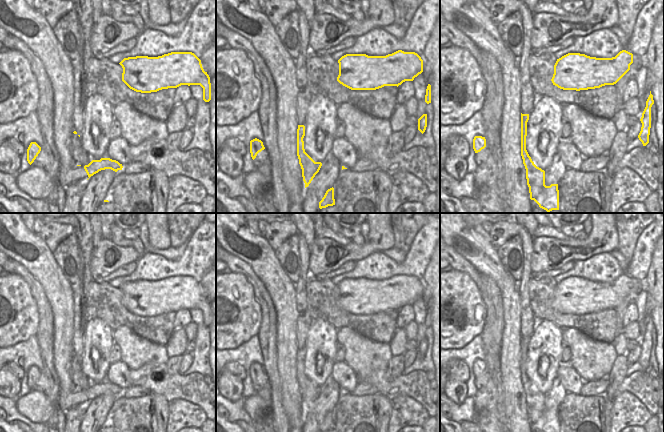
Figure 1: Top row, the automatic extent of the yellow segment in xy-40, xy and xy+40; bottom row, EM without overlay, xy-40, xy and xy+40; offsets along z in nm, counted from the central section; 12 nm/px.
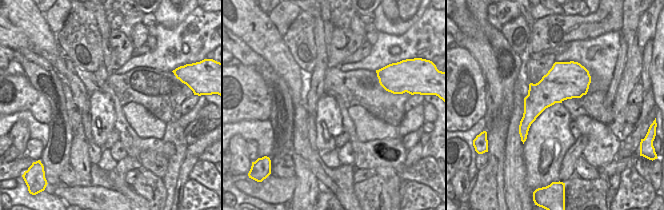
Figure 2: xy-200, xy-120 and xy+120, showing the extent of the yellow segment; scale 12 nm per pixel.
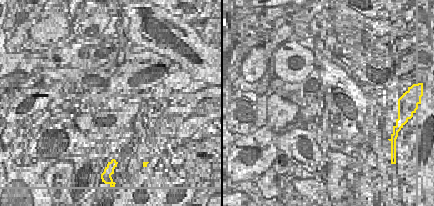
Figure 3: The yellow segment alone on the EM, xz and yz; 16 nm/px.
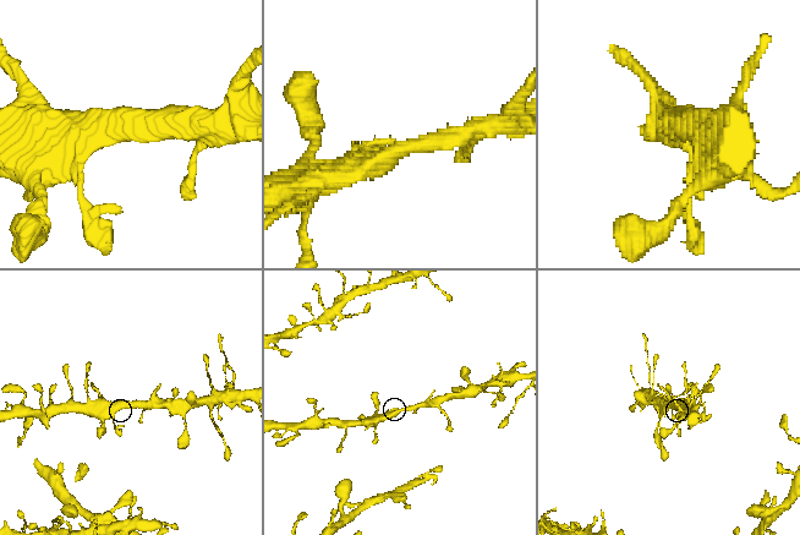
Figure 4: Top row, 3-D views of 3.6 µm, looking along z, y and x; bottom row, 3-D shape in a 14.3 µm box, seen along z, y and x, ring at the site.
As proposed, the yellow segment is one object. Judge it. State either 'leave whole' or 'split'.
leave whole

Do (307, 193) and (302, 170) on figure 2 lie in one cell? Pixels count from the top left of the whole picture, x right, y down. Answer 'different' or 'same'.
same

